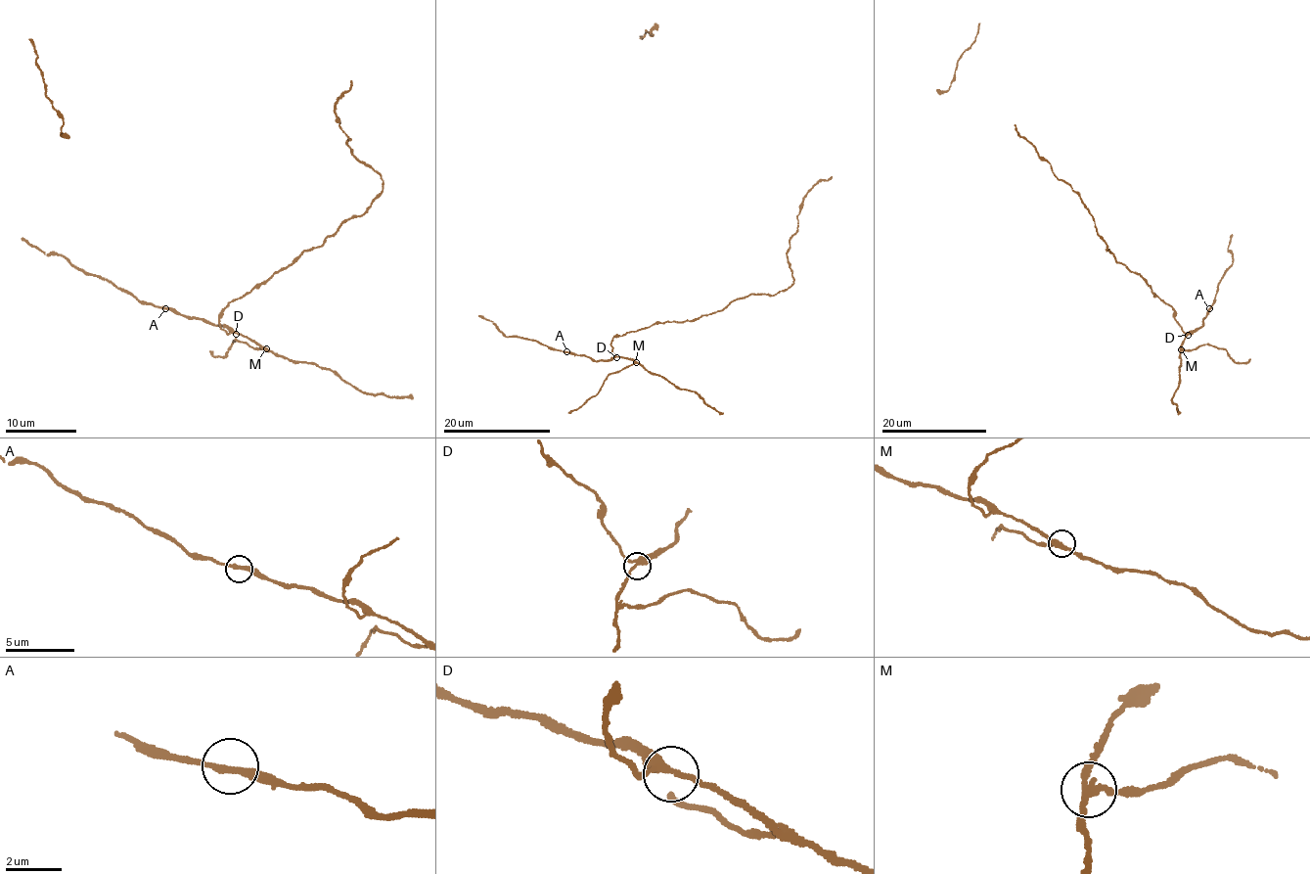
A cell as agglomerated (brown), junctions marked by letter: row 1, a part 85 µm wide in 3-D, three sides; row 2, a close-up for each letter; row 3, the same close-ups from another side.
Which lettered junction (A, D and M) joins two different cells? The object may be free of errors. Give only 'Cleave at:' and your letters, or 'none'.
Cleave at: M

